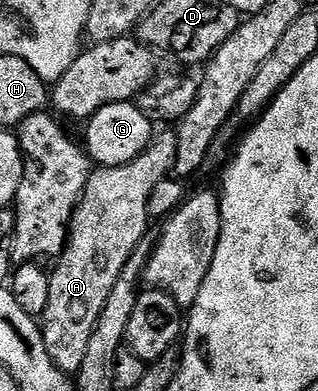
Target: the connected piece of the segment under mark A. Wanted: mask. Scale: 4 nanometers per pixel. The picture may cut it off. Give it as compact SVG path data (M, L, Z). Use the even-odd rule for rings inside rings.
M156 131L151 137L151 144L133 162L122 164L121 166L113 166L112 168L96 167L92 171L91 177L87 179L87 185L81 194L79 205L75 207L75 213L71 219L71 227L67 233L67 245L63 247L63 253L54 261L55 269L52 267L49 272L51 278L49 282L49 302L51 304L45 306L41 317L41 327L43 337L45 338L45 350L49 350L49 358L53 358L53 362L63 372L74 374L81 370L81 362L85 359L85 353L89 346L89 337L93 335L93 326L97 326L97 318L101 318L101 310L105 310L105 302L109 302L109 294L113 294L113 286L117 286L117 282L121 278L121 270L125 270L125 262L129 262L129 254L133 254L133 250L139 245L141 238L148 235L149 228L147 228L147 223L149 223L149 217L147 215L147 207L149 206L149 198L153 194L153 186L157 186L157 182L168 179L172 175L175 167L176 154L177 138L175 137L174 131Z

